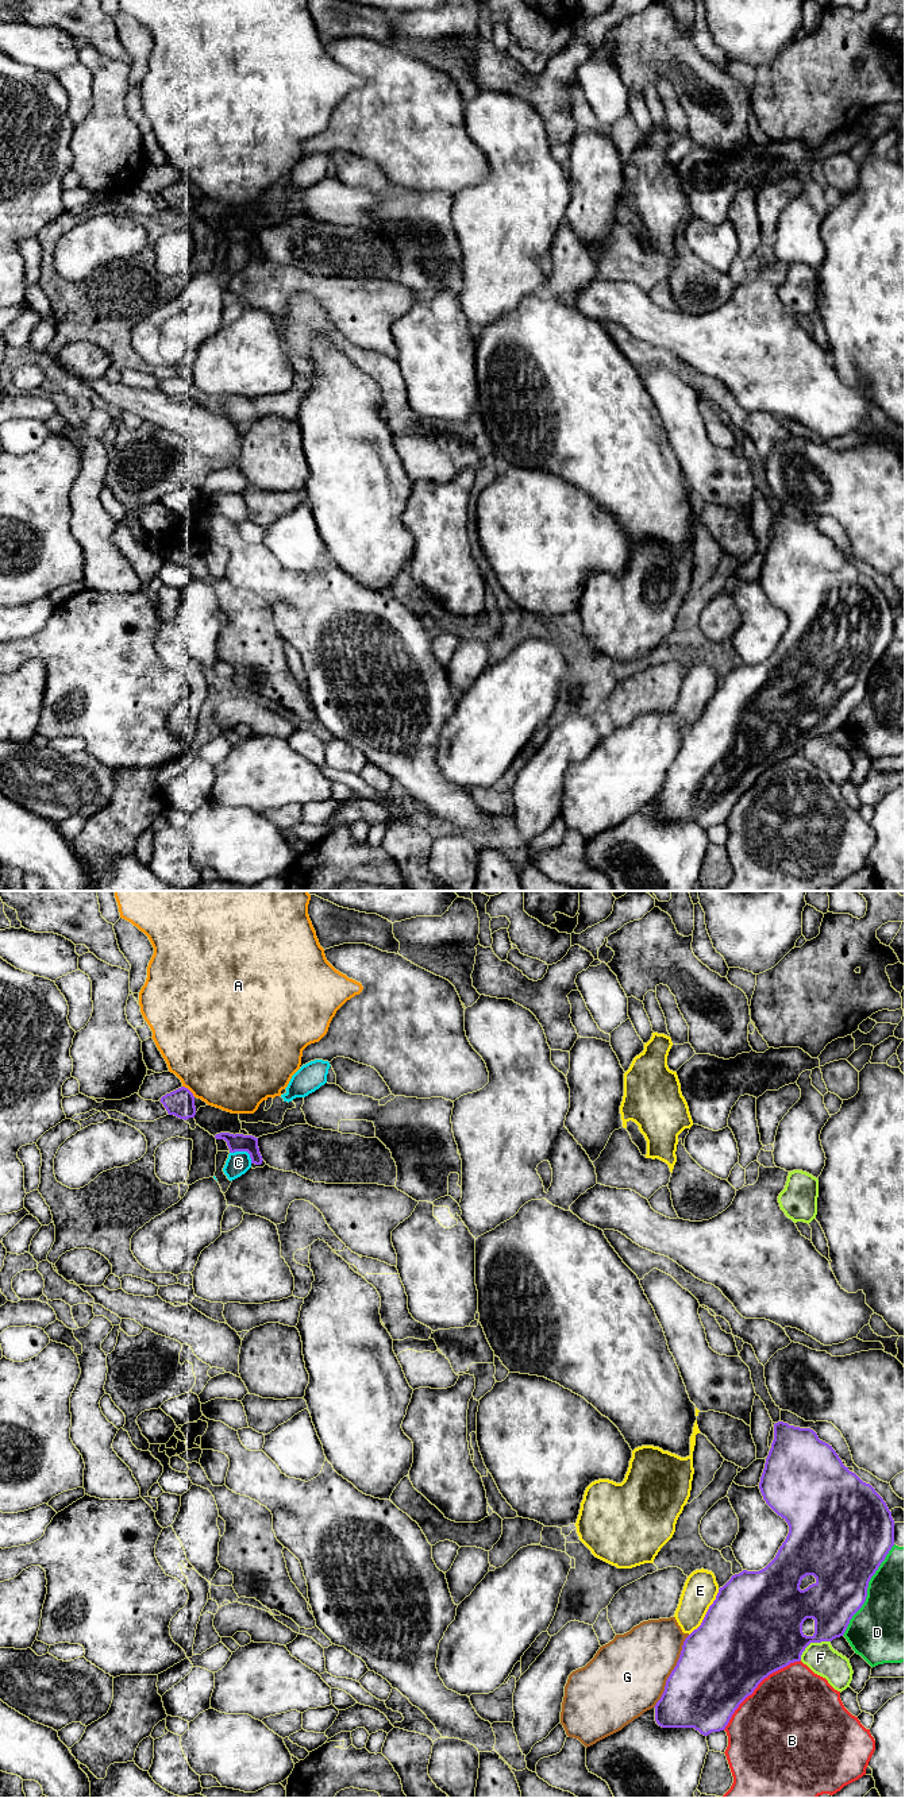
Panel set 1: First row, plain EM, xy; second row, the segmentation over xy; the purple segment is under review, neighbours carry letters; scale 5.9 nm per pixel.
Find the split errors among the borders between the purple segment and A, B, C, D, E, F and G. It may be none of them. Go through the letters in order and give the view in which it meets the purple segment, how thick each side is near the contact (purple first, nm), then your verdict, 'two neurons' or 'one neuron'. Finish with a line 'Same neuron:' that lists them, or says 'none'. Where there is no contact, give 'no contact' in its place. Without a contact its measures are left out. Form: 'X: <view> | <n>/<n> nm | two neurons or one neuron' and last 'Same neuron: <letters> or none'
A: xy | 160/500 nm | two neurons
B: xy | 500/500 nm | two neurons
C: xy | 110/140 nm | two neurons
D: xy | 420/480 nm | two neurons
E: xy | 500/200 nm | two neurons
F: xy | 380/180 nm | two neurons
G: xy | 460/440 nm | two neurons
Same neuron: none

